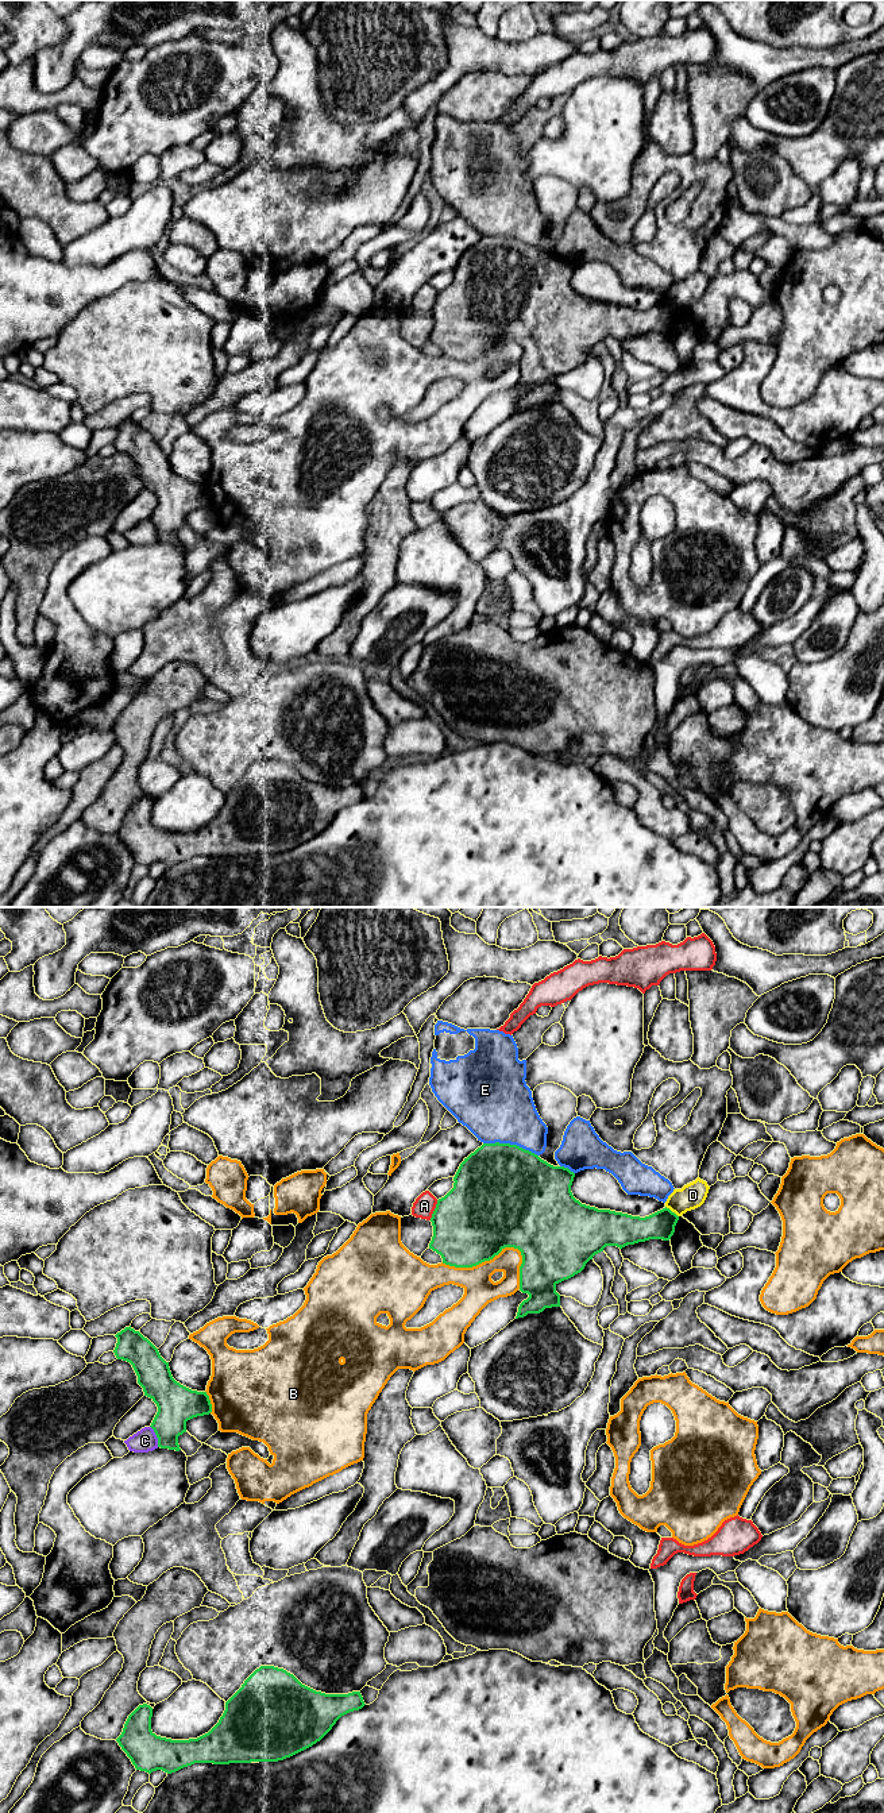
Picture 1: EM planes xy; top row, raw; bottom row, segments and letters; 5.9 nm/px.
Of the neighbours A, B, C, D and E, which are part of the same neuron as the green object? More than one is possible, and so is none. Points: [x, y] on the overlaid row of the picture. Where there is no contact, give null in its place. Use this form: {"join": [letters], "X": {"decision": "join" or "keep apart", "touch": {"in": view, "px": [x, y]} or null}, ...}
{"join": [], "A": {"decision": "keep apart", "touch": {"in": "xy", "px": [435, 1210]}}, "B": {"decision": "keep apart", "touch": {"in": "xy", "px": [500, 1252]}}, "C": {"decision": "keep apart", "touch": {"in": "xy", "px": [157, 1437]}}, "D": {"decision": "keep apart", "touch": {"in": "xy", "px": [671, 1211]}}, "E": {"decision": "keep apart", "touch": {"in": "xy", "px": [509, 1144]}}}

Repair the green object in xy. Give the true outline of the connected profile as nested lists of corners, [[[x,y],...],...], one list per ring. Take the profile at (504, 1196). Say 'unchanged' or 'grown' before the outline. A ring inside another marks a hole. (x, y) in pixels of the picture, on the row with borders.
unchanged; [[[483,1143],[460,1164],[453,1188],[437,1200],[431,1222],[433,1237],[429,1249],[441,1255],[443,1264],[455,1268],[472,1268],[493,1260],[505,1247],[521,1251],[520,1291],[528,1293],[516,1319],[528,1314],[540,1314],[545,1308],[560,1307],[556,1285],[580,1273],[586,1264],[606,1246],[619,1249],[649,1239],[669,1241],[675,1233],[679,1216],[669,1208],[663,1208],[649,1216],[640,1218],[610,1210],[598,1210],[582,1204],[571,1192],[575,1173],[564,1166],[553,1166],[537,1154],[510,1143]]]

